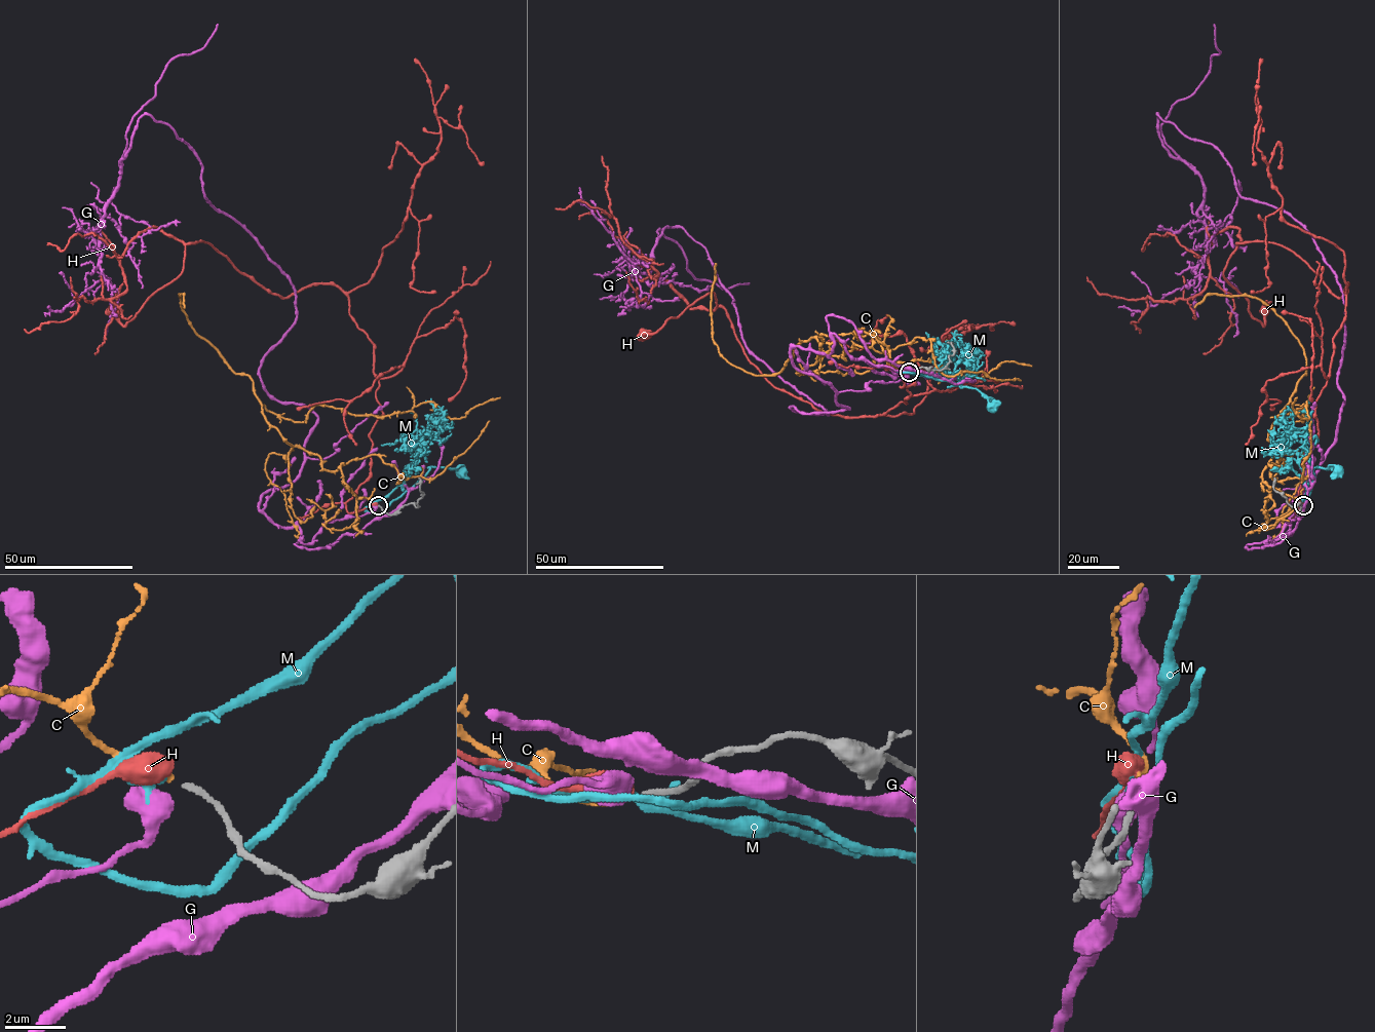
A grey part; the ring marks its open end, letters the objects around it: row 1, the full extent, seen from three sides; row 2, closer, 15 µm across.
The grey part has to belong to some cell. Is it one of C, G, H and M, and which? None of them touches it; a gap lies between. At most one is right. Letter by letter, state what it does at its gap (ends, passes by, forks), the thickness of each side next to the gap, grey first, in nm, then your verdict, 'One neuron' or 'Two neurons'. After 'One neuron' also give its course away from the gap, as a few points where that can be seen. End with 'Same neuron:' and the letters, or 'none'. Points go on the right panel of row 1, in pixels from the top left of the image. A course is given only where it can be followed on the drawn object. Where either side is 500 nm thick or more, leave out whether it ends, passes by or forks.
C: It ends there. Thickness 170 nm (grey) against 170 nm. One neuron. Its course: (1303, 504), (1262, 476), (1287, 452), (1280, 412), (1308, 419), (1297, 397)
G: Thickness 170 nm (grey) against 650 nm. Two neurons
H: Thickness 170 nm (grey) against 600 nm. Two neurons
M: It ends there. Thickness 170 nm (grey) against 150 nm. Two neurons
Same neuron: C

